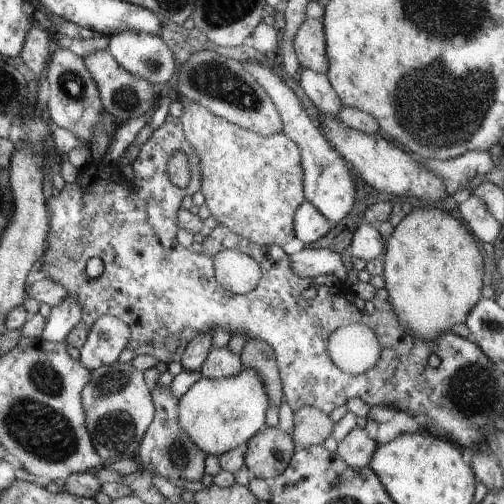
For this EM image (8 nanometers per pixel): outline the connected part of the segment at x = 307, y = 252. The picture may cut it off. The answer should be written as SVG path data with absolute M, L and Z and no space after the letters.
M302 249L289 256L292 270L302 278L316 278L320 274L335 274L340 283L348 282L341 252L333 249Z

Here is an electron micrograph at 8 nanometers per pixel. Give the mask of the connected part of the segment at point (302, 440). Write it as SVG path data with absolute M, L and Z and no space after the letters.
M303 406L293 411L294 430L292 438L296 448L322 445L334 430L329 414L313 406Z

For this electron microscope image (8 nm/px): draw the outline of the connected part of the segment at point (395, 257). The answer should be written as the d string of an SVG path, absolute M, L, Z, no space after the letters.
M431 205L424 207L413 207L412 211L406 215L401 222L393 228L393 232L387 240L385 240L385 249L383 259L383 277L385 278L385 288L388 291L390 302L393 304L393 309L401 322L401 325L415 337L419 339L430 339L438 338L442 333L451 330L452 326L456 324L463 323L468 316L470 310L478 301L481 299L482 286L484 282L482 281L482 276L484 276L484 253L481 247L481 243L477 238L470 232L470 229L465 225L465 223L458 217L454 212L453 207L445 207L438 205Z

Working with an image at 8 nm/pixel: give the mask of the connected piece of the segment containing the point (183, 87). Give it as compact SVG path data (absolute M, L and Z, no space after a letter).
M210 50L195 52L187 58L185 63L178 63L176 88L182 92L183 98L190 99L207 106L214 114L228 122L241 126L262 137L272 137L283 132L283 122L278 114L276 105L272 102L268 93L257 83L257 80L237 60L228 60L227 57L214 54Z

